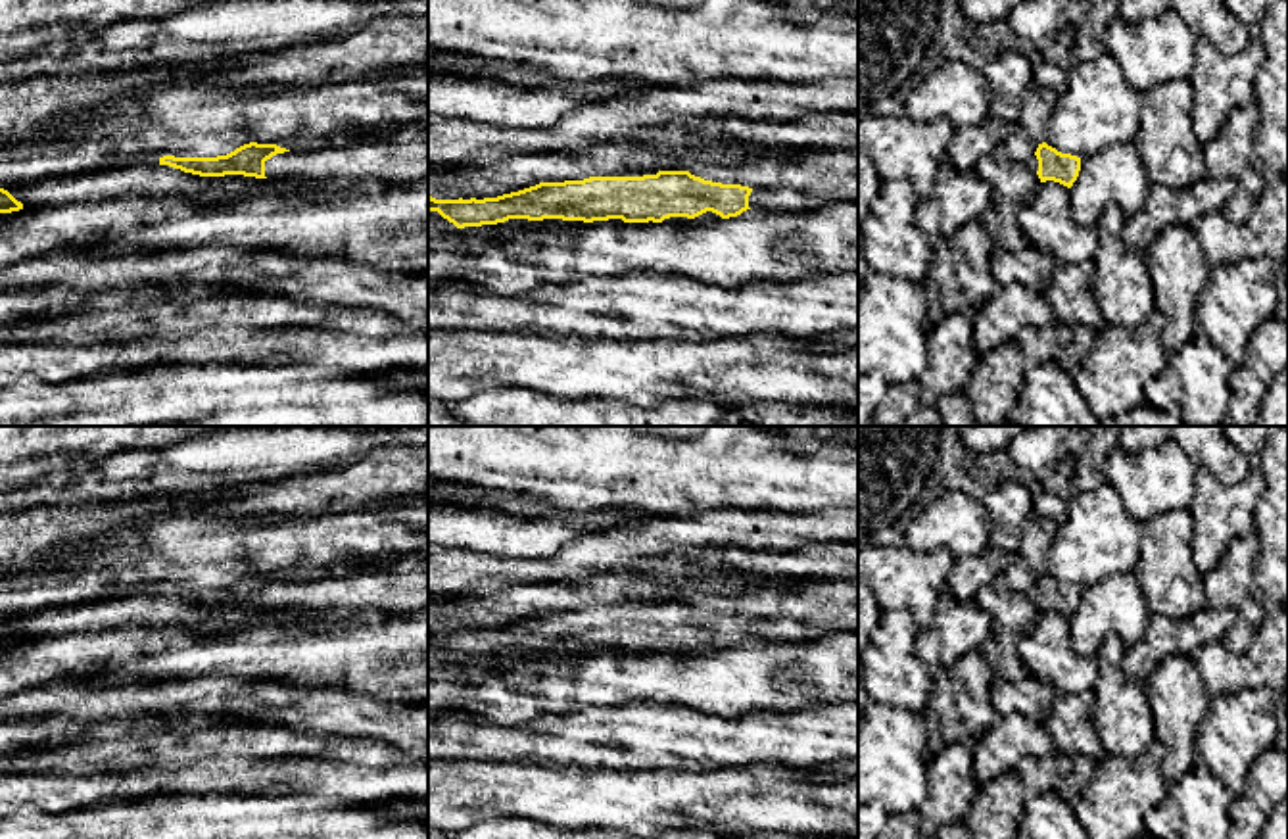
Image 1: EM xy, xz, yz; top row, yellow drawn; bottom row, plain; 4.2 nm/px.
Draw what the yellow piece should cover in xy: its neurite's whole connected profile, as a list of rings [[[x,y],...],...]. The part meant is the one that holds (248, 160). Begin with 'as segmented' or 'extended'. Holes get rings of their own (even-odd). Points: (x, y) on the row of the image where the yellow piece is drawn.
extended; [[[250,142],[217,157],[159,157],[200,177],[244,175],[255,179],[357,180],[380,179],[394,184],[428,180],[428,142],[361,142],[347,148],[290,152],[276,144]]]

